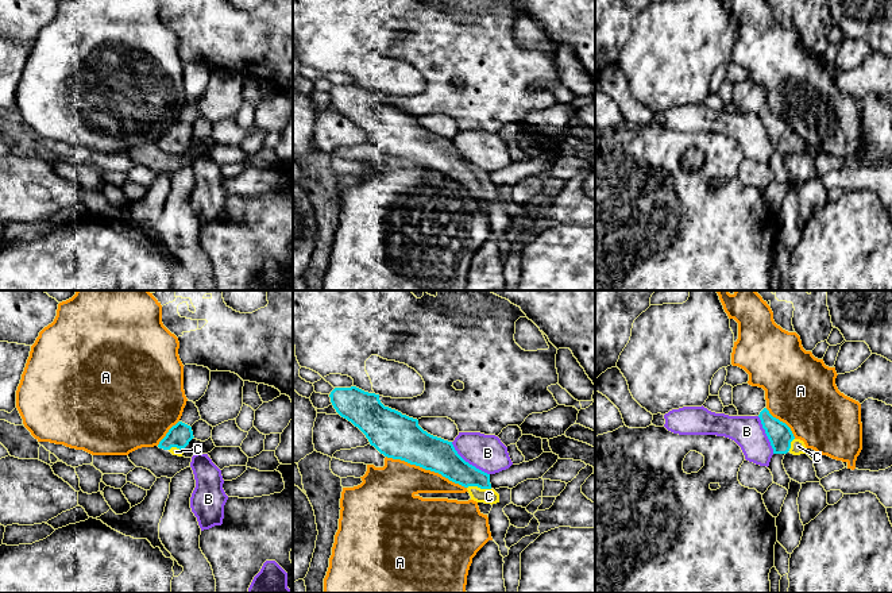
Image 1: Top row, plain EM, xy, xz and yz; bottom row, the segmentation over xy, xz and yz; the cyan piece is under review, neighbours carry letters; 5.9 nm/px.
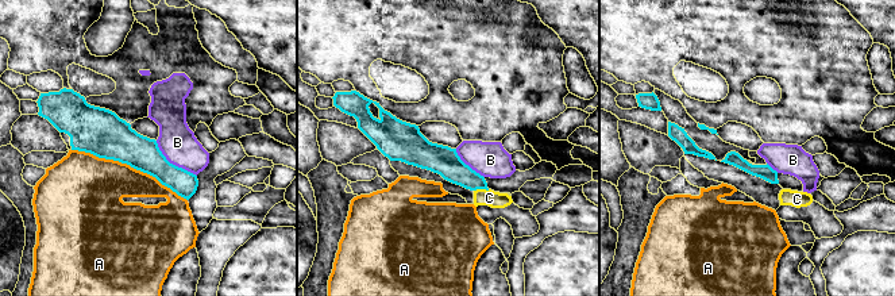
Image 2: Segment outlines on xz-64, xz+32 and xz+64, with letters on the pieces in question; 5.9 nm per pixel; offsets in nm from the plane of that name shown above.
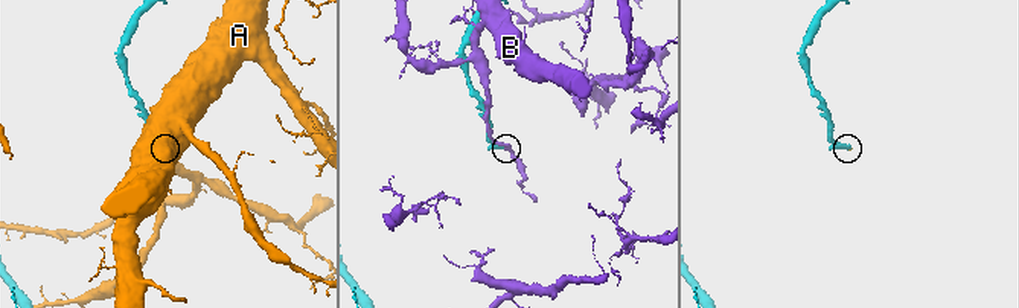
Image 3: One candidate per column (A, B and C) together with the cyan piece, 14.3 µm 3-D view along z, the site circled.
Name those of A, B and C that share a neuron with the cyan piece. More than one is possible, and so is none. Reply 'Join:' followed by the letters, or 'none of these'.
Join: C

